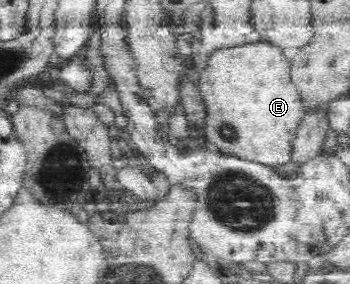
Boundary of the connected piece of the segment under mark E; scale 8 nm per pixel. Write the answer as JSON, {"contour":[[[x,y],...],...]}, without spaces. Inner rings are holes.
{"contour":[[[268,42],[218,50],[201,72],[198,89],[205,107],[202,139],[210,147],[269,167],[293,160],[293,144],[306,106],[301,91],[292,84],[290,62],[282,50]]]}

